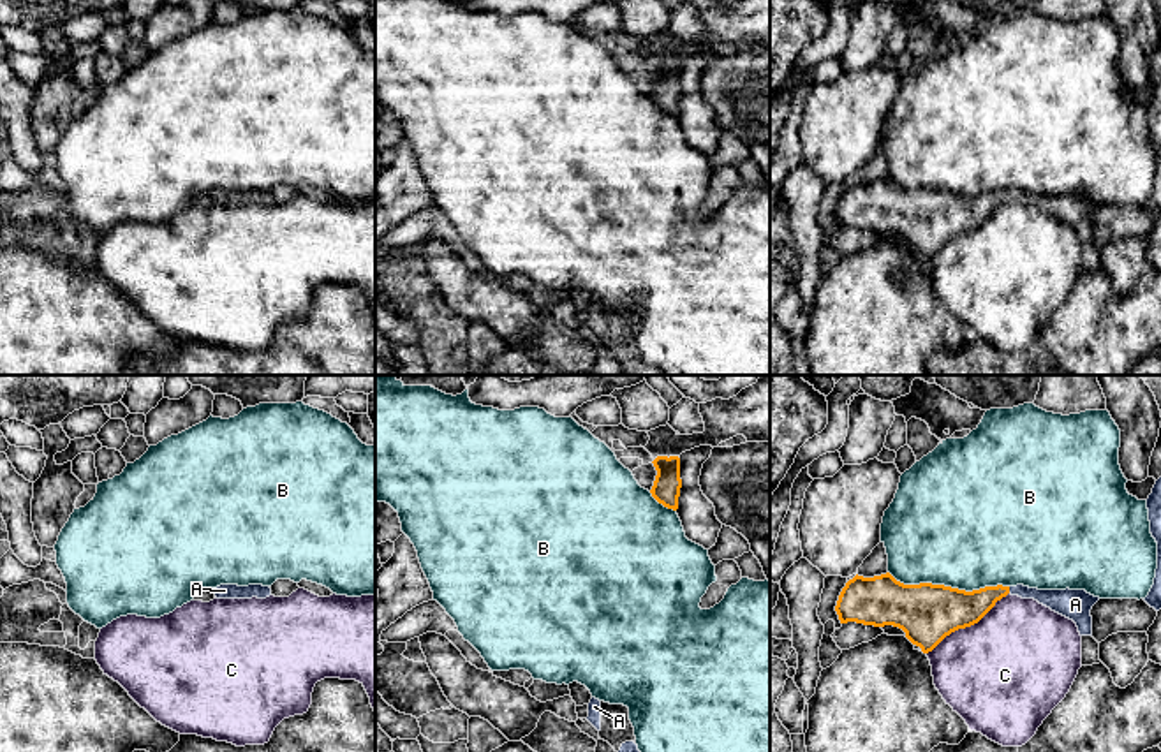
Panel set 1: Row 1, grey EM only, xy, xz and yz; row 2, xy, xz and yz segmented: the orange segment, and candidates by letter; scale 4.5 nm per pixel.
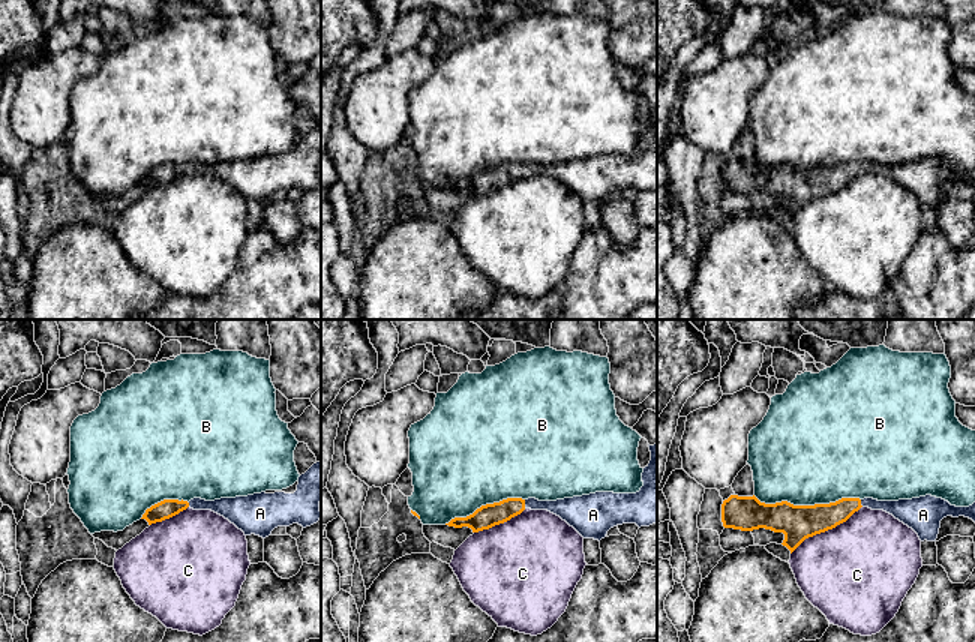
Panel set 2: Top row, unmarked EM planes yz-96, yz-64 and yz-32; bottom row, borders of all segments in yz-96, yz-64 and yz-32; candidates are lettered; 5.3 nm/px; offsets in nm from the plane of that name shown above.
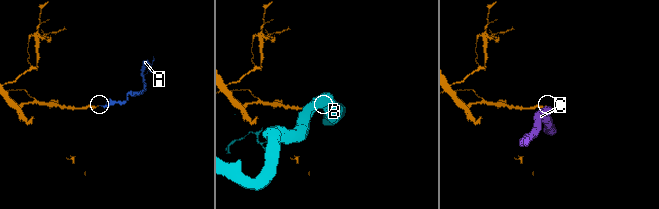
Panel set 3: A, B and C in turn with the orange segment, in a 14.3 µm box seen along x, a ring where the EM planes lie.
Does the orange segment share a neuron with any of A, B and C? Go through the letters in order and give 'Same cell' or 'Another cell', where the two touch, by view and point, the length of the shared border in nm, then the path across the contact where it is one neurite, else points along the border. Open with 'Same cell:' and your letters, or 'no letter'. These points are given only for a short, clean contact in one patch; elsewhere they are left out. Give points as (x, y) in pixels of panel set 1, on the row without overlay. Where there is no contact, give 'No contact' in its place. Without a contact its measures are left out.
Same cell: A
A: Same cell. Touches orange at yz (1008, 196). Shared border 30 nm. Path across: yz (957, 213), (1008, 196), (1033, 198), (1061, 206)
B: Another cell. Touches orange at yz (948, 192). Shared border 550 nm
C: Another cell. Touches orange at yz (968, 231). Shared border 480 nm

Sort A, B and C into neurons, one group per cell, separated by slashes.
A / B C

